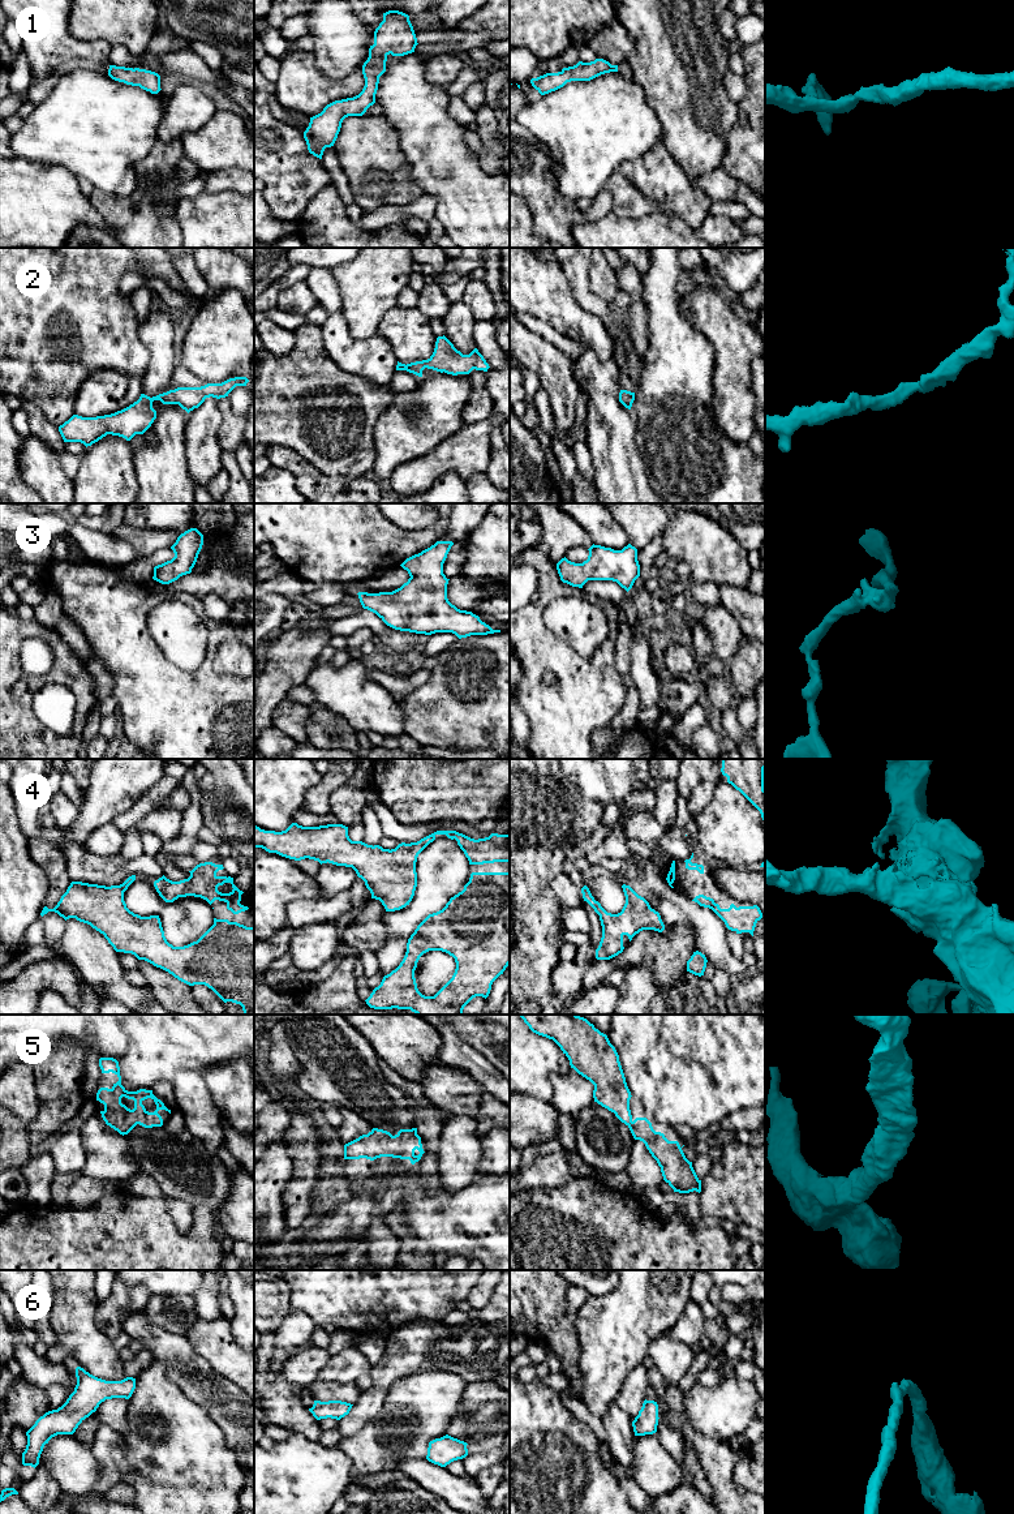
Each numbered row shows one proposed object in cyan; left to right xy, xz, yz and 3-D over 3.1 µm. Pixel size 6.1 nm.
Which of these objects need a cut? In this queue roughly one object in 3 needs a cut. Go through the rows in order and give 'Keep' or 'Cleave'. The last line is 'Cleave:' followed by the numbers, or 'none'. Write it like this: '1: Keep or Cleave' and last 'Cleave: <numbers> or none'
1: Keep
2: Keep
3: Keep
4: Keep
5: Keep
6: Keep
Cleave: none

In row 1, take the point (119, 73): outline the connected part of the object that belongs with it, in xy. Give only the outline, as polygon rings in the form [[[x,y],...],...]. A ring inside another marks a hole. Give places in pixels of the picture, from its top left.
[[[109,65],[108,76],[126,85],[139,86],[151,94],[158,94],[162,90],[160,76],[151,70]]]

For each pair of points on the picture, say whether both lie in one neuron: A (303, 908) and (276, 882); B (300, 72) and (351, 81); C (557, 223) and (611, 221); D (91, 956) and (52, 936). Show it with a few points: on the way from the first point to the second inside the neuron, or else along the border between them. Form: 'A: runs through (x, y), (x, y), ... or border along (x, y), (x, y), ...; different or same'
A: border along (318, 895), (292, 900), (287, 905), (286, 926); different
B: runs through (313, 85), (316, 88), (338, 88); same
C: border along (584, 219), (576, 223), (570, 232); different
D: border along (64, 921), (61, 951), (67, 957); different

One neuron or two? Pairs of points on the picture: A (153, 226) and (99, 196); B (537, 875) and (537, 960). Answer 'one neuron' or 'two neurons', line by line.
A: one neuron
B: one neuron

